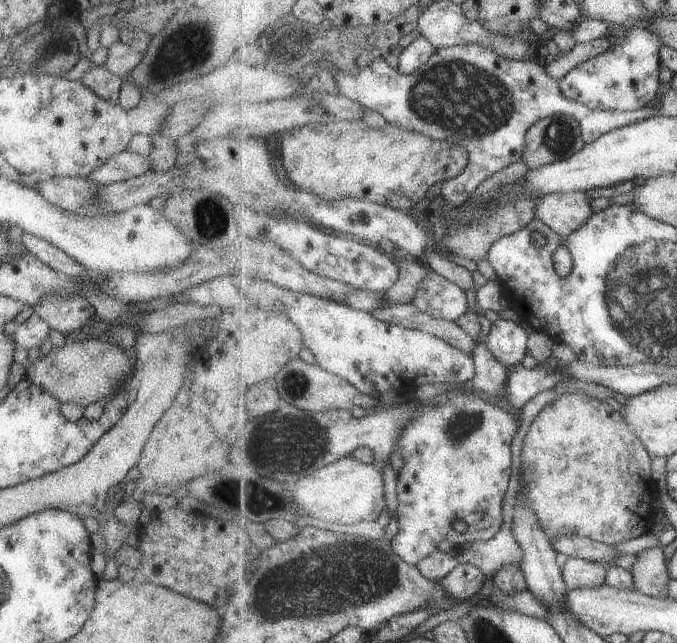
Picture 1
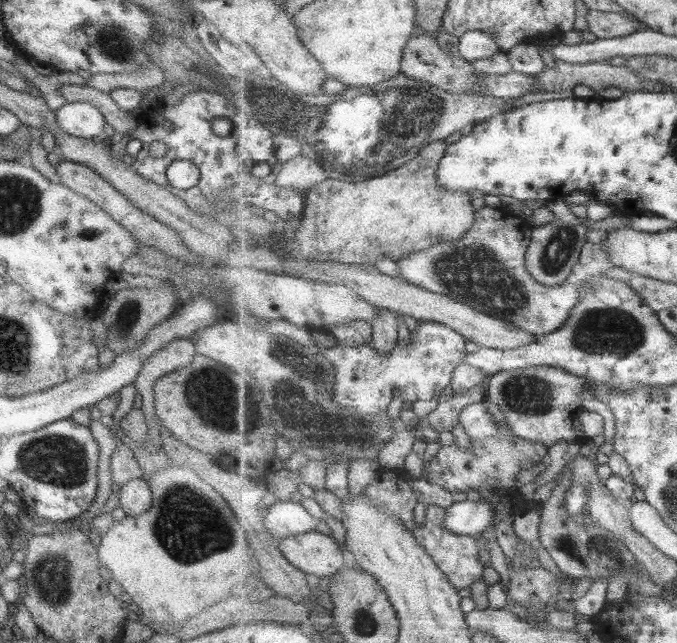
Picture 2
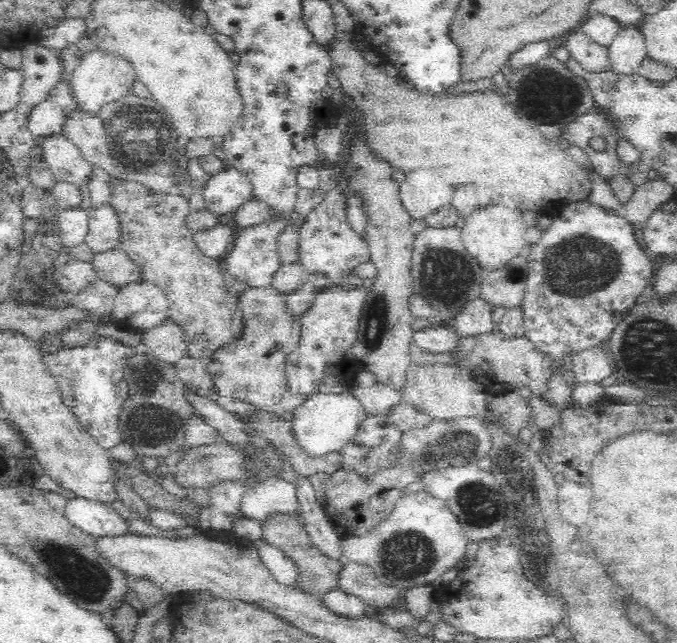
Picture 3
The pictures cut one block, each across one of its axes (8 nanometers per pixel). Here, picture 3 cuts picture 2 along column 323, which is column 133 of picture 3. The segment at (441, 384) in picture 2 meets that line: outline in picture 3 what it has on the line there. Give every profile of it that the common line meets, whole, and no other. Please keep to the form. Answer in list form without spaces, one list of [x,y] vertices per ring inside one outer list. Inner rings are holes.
[[[95,336],[84,347],[64,347],[54,354],[43,355],[44,364],[59,384],[64,405],[70,408],[72,414],[78,419],[80,426],[88,432],[94,440],[107,450],[118,446],[122,442],[118,414],[122,413],[122,406],[128,398],[128,383],[124,380],[124,368],[130,357],[134,356],[133,347],[124,346],[112,338]]]

